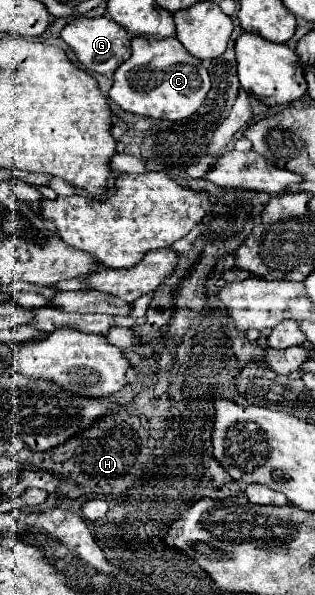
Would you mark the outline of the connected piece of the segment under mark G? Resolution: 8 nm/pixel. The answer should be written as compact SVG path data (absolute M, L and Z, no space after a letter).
M101 16L101 18L75 18L61 30L61 38L73 48L77 60L85 66L85 70L97 74L113 74L119 64L123 64L131 56L131 36L119 26L115 20Z

